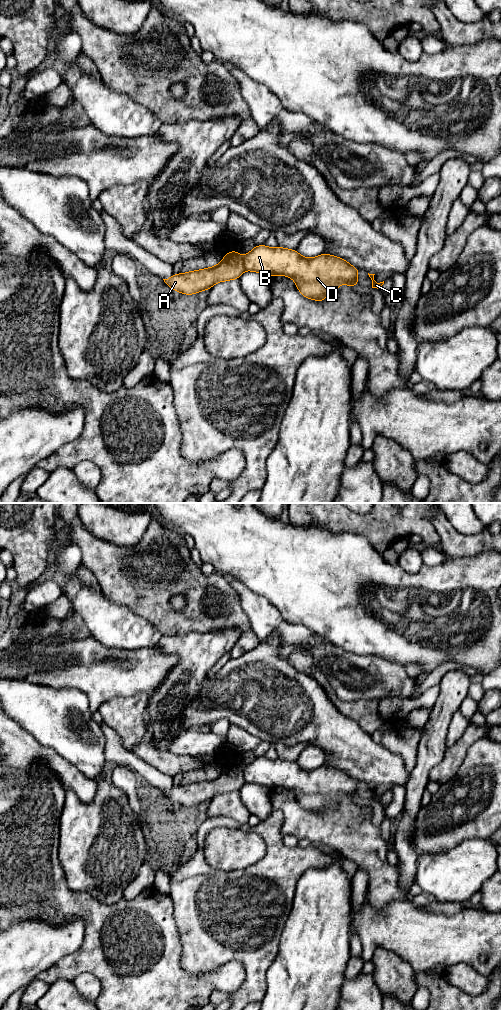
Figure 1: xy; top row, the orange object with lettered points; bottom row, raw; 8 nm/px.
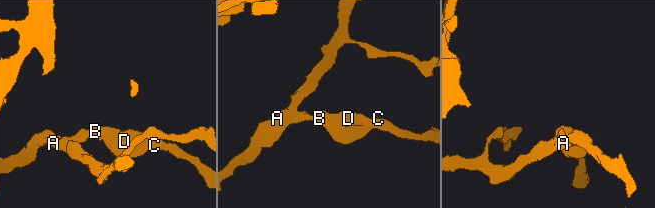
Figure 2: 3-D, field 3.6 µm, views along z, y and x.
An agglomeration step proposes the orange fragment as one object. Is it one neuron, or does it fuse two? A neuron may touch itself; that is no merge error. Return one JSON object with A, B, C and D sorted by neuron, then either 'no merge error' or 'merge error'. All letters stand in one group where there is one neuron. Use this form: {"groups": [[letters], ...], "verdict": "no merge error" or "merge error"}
{"groups": [["A"], ["B", "C", "D"]], "verdict": "merge error"}

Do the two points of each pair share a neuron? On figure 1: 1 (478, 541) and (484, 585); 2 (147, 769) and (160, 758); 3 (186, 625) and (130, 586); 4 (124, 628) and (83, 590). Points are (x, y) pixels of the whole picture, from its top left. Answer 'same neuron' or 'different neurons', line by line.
1: different neurons
2: different neurons
3: same neuron
4: same neuron

